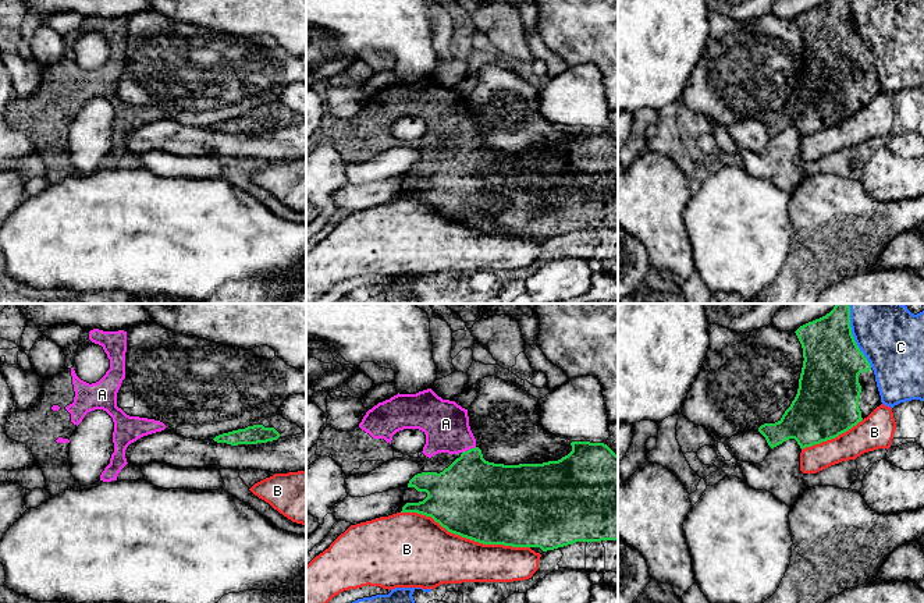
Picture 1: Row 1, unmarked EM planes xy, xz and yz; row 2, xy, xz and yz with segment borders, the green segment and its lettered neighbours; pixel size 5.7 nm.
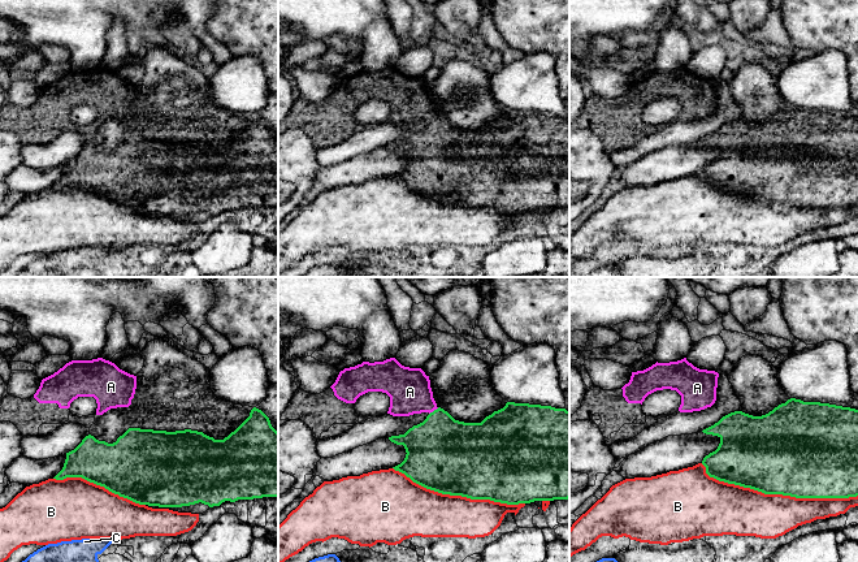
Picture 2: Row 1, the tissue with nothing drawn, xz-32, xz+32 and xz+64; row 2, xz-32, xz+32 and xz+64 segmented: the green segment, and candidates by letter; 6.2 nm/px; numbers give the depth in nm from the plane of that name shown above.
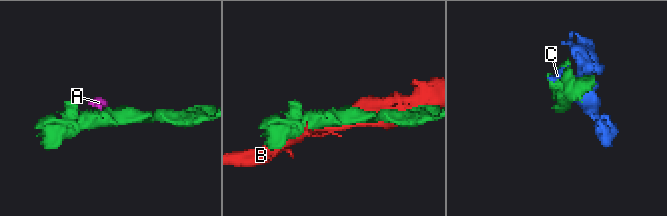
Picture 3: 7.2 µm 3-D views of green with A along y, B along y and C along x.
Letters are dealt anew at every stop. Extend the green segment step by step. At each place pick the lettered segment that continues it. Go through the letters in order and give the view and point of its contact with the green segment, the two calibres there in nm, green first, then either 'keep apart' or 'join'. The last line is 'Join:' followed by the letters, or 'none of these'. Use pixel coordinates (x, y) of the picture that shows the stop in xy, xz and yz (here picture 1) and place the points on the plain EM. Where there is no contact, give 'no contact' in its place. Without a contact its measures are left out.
A: xz (468, 138) | 420/260 nm | join
B: xz (465, 224) | 460/380 nm | keep apart
C: yz (853, 28) | 340/360 nm | keep apart
Join: A

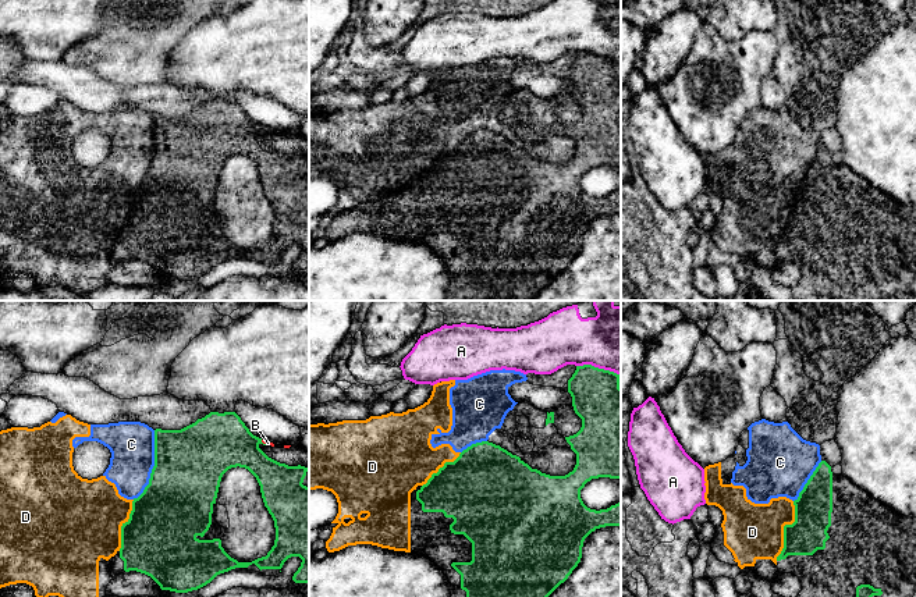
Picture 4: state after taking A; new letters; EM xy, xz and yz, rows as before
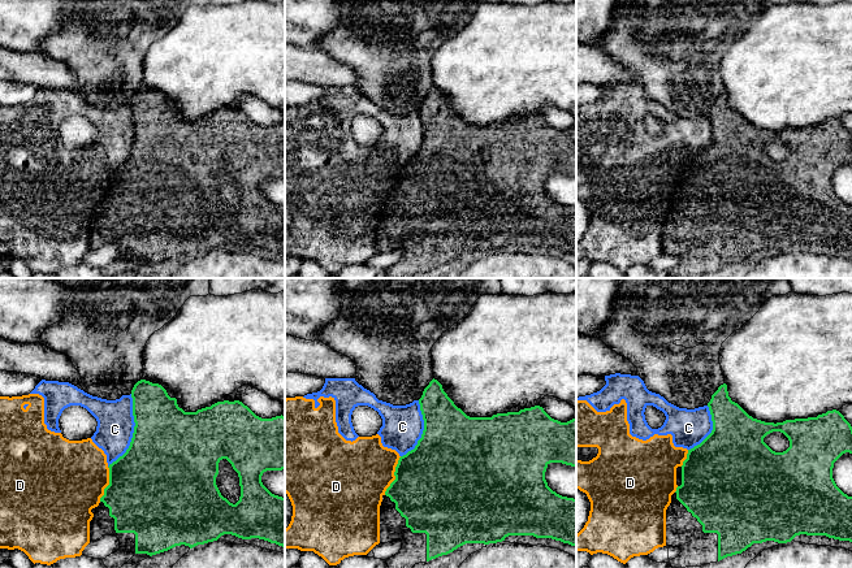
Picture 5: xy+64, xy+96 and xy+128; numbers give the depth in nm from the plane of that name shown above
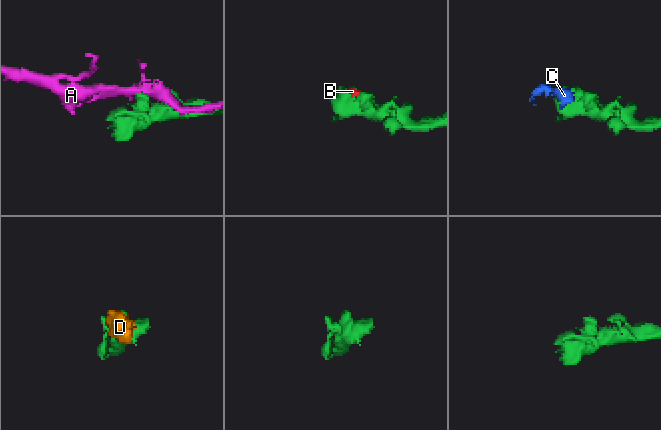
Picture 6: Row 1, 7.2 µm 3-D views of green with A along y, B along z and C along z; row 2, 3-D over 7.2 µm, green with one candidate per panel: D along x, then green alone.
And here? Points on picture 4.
A: xz (597, 56) | 300/360 nm | keep apart
B: xy (262, 131) | 340/30 nm | keep apart
C: xy (153, 155) | 400/260 nm | keep apart
D: yz (784, 217) | 220/320 nm | keep apart
Join: none of these

